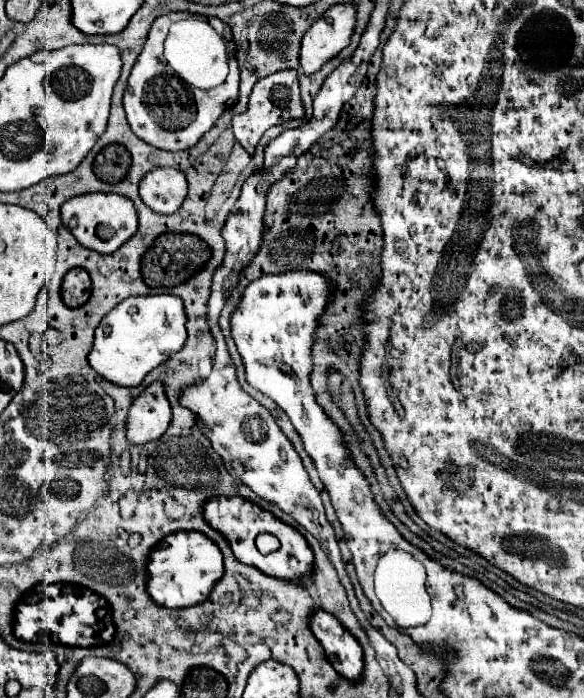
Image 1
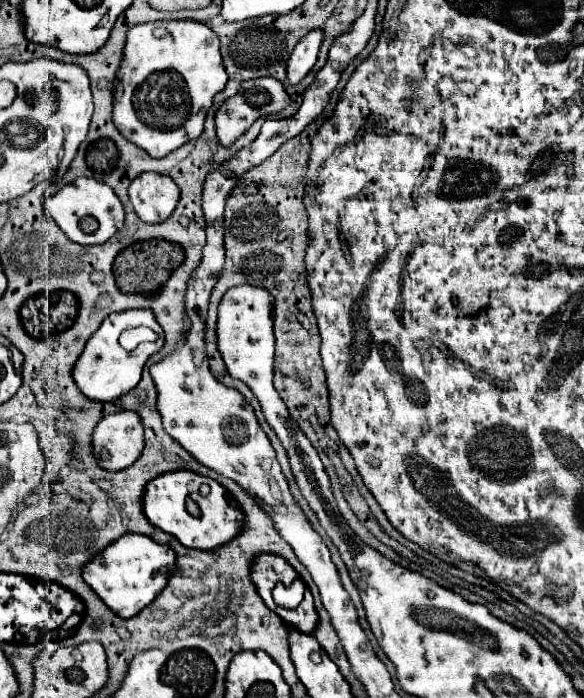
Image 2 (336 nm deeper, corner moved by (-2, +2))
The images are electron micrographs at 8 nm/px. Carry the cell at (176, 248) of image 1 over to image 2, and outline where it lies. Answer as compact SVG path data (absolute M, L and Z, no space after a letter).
M147 239L135 241L125 247L113 261L113 277L117 287L127 295L145 295L163 287L163 283L171 277L171 273L185 261L185 249L177 243L169 243L165 239Z

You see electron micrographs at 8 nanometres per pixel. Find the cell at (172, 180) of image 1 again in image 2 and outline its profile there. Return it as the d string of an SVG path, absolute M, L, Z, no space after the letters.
M141 173L129 185L129 199L145 223L161 223L175 211L179 187L169 175Z

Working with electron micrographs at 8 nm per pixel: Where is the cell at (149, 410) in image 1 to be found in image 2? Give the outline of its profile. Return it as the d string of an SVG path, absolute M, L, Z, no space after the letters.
M119 411L103 417L93 431L93 453L109 471L121 471L145 449L145 429L141 417L133 411Z

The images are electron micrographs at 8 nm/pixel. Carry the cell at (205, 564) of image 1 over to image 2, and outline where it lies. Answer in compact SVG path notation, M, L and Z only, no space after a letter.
M127 533L119 537L119 541L111 543L87 567L83 567L83 577L111 611L127 619L151 605L151 601L165 589L167 577L159 569L163 565L171 565L173 561L175 551L171 547L155 543L149 535Z

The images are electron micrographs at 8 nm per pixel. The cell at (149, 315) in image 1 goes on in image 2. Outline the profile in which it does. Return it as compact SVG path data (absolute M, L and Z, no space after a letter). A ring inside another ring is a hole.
M129 309L129 311L119 311L119 313L111 313L101 327L93 333L93 337L87 341L85 351L81 353L79 361L73 367L73 379L77 383L77 387L93 401L115 401L121 395L129 393L131 389L135 389L135 385L141 381L141 371L143 365L147 363L147 359L157 353L163 345L165 345L165 333L163 327L157 323L155 313L151 309ZM129 327L151 327L155 333L159 333L159 339L155 343L143 343L139 345L135 351L125 351L119 345L119 335L123 329Z

